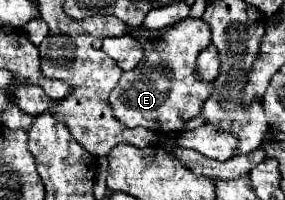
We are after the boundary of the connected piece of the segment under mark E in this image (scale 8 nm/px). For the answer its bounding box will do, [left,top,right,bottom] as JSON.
[111,17,211,135]

